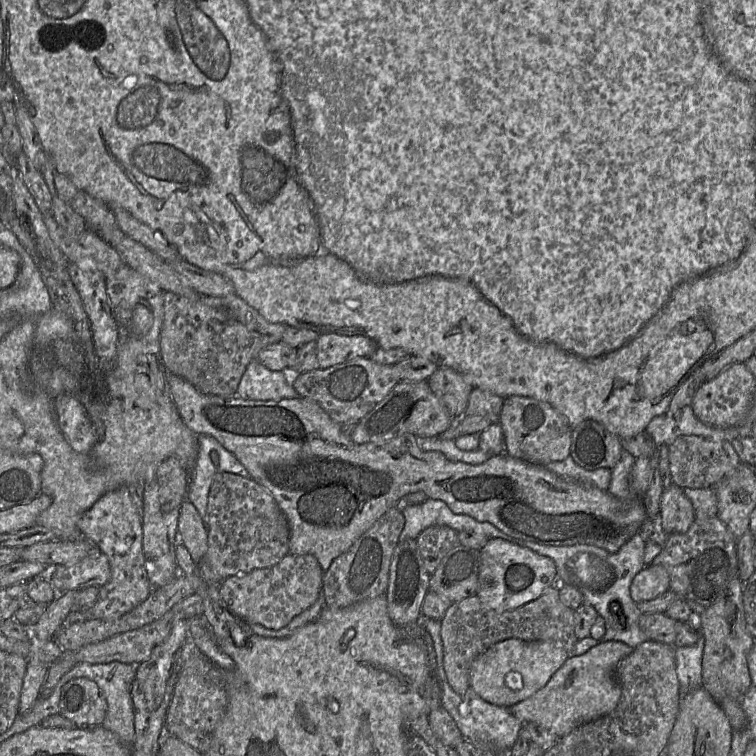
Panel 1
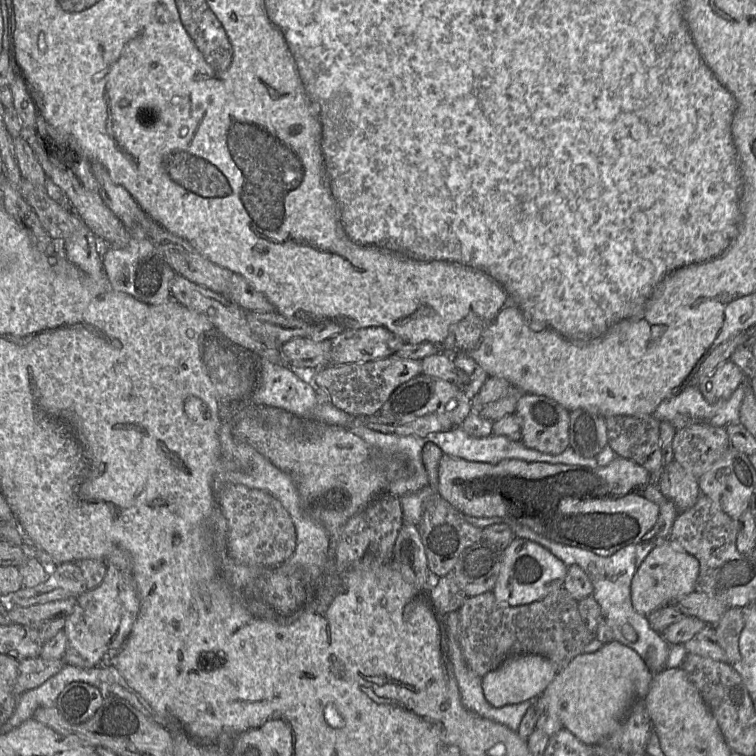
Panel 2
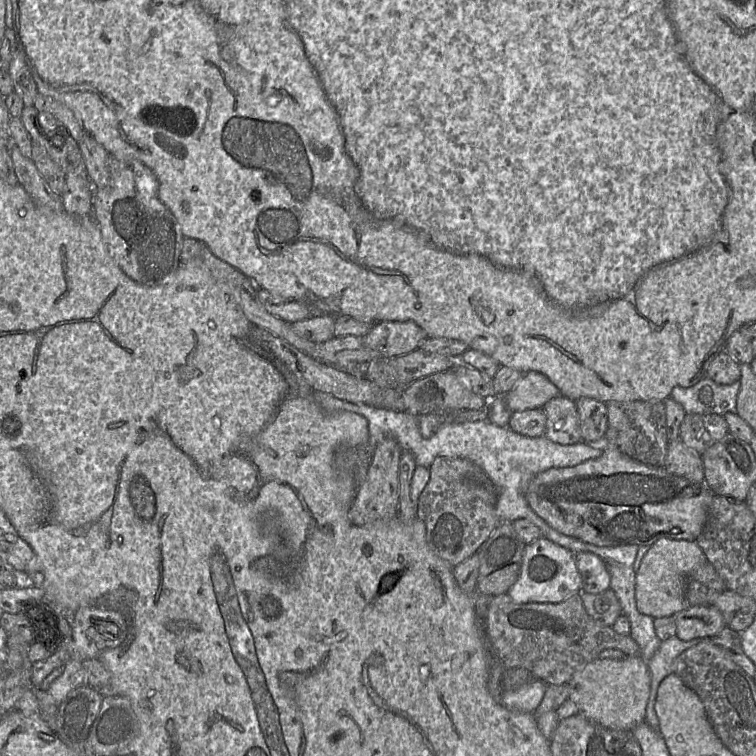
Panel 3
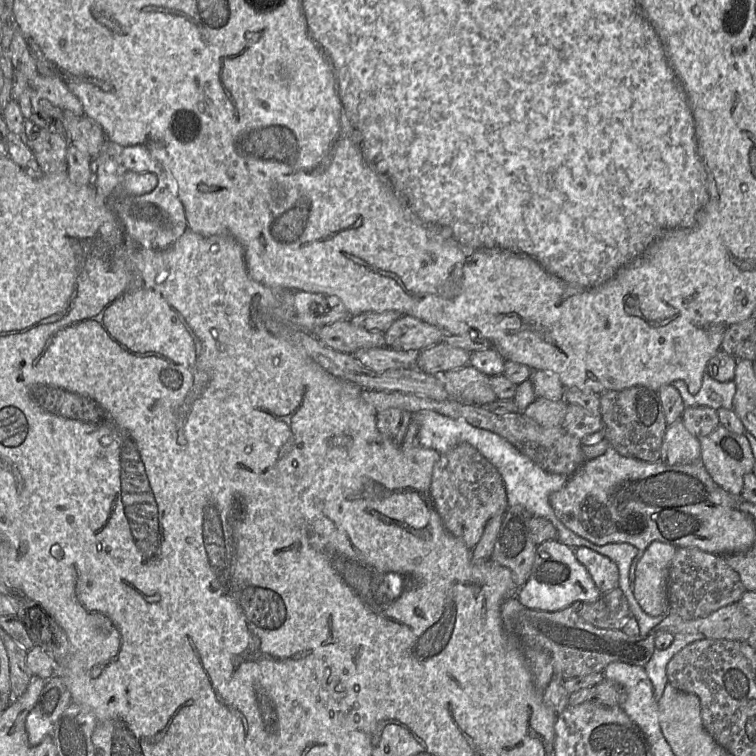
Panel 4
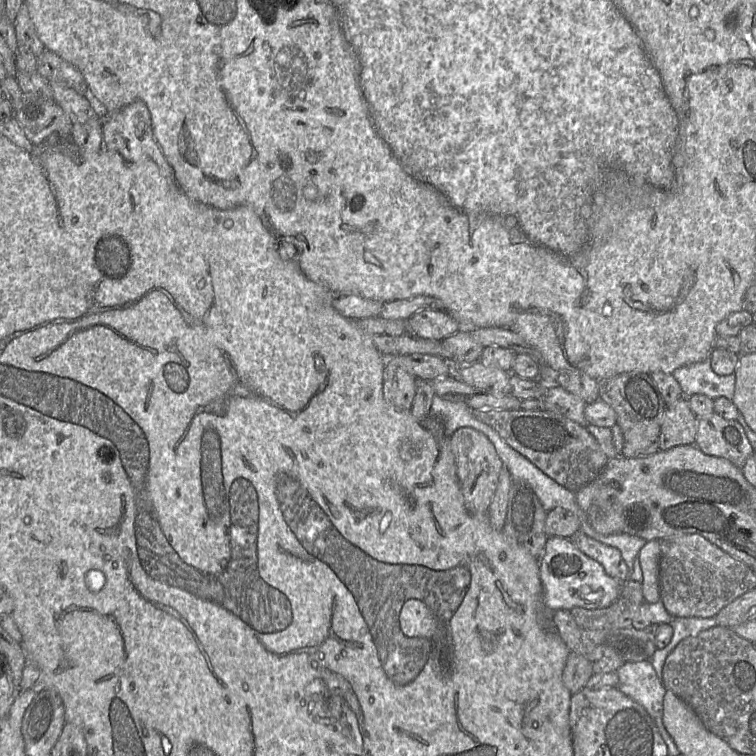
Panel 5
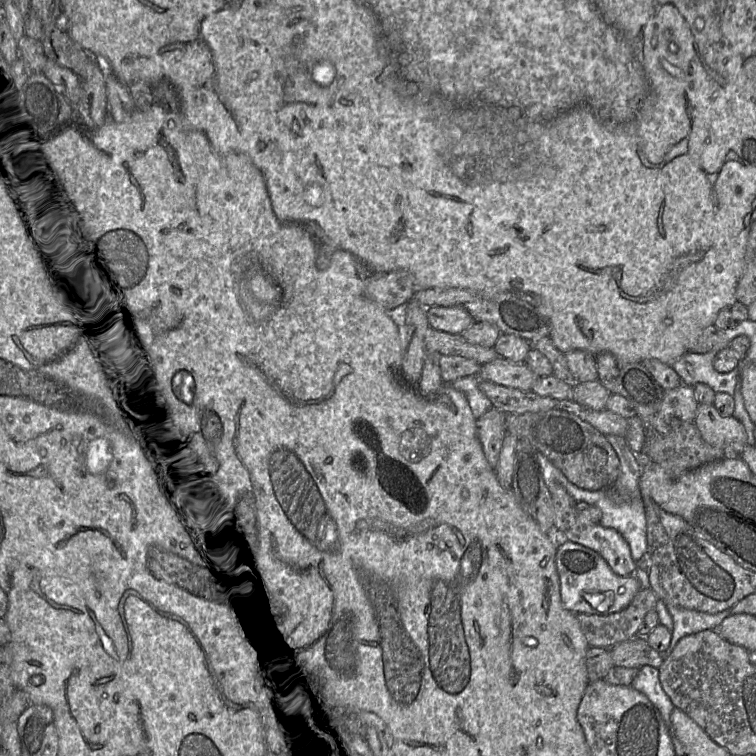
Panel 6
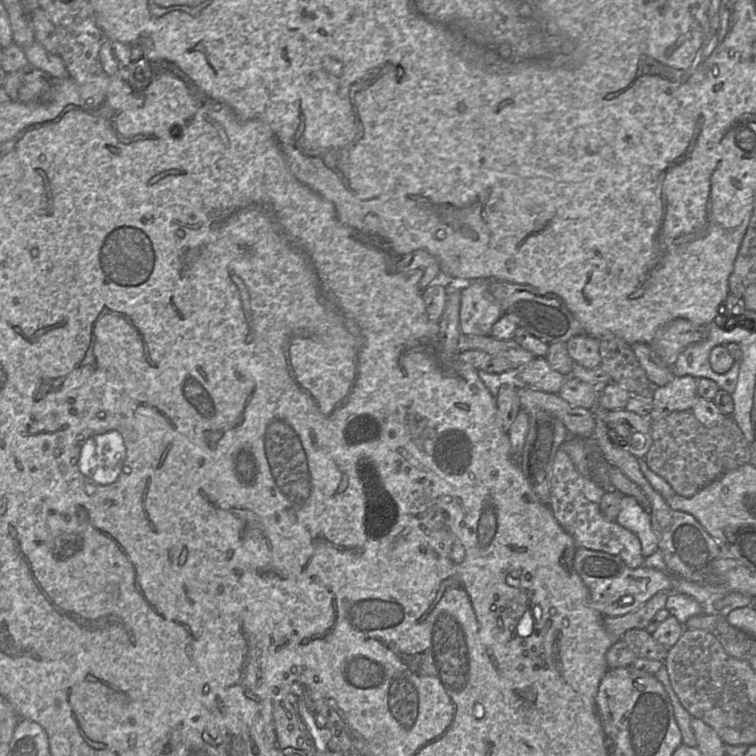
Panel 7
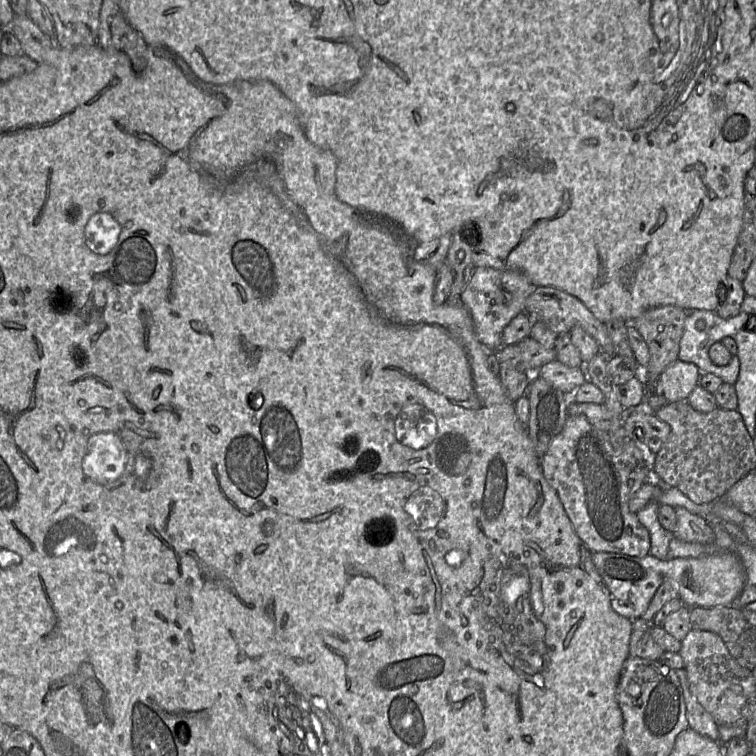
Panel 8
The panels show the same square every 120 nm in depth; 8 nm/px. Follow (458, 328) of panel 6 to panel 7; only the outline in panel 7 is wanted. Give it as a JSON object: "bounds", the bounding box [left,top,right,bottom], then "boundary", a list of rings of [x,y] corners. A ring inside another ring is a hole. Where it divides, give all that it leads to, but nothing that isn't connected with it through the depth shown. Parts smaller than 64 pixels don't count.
{"bounds":[459,281,502,336],"boundary":[[[473,281],[461,290],[459,328],[462,334],[488,336],[493,324],[502,315],[499,301],[488,290],[488,281]]]}

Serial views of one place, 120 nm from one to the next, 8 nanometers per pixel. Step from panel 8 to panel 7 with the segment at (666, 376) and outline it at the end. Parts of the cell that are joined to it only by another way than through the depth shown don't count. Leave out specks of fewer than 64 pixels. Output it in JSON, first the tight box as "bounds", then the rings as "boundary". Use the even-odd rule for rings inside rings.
{"bounds":[648,376,697,421],"boundary":[[[675,376],[672,381],[654,390],[653,408],[648,417],[655,421],[674,411],[691,411],[697,396],[696,378]]]}

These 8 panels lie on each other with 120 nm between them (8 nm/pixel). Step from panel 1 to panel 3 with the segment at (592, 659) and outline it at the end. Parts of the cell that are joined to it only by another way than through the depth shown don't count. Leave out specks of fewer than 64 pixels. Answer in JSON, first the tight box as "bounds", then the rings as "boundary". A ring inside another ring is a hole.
{"bounds":[569,656,651,731],"boundary":[[[626,656],[622,659],[598,658],[576,672],[570,681],[569,699],[575,702],[579,713],[597,724],[615,730],[632,731],[645,722],[646,707],[651,691],[651,674],[642,656]]]}

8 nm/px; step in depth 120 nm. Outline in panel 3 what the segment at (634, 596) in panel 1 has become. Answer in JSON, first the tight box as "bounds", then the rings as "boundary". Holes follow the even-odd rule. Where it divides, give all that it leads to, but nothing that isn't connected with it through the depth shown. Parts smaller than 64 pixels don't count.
{"bounds":[635,539,707,618],"boundary":[[[657,539],[641,560],[635,577],[637,610],[653,618],[673,616],[689,607],[686,599],[687,582],[690,575],[707,561],[702,549],[695,541]]]}

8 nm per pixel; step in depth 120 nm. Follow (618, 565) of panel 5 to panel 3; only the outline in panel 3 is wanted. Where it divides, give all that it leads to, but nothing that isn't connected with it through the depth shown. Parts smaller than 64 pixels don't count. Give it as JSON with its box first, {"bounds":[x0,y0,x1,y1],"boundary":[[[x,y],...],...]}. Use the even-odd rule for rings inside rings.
{"bounds":[575,553,610,594],"boundary":[[[594,553],[575,554],[577,569],[582,578],[581,592],[597,594],[609,589],[610,574],[604,561]]]}

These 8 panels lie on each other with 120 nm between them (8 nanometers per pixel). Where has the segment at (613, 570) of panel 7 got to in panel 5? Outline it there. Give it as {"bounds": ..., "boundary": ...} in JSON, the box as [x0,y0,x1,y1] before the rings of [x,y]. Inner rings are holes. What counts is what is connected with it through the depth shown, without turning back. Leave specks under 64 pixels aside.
{"bounds":[539,537,621,611],"boundary":[[[548,537],[539,559],[539,576],[545,606],[551,611],[570,611],[575,607],[590,610],[606,608],[621,592],[619,581],[607,575],[600,563],[581,552],[571,540],[563,537]]]}

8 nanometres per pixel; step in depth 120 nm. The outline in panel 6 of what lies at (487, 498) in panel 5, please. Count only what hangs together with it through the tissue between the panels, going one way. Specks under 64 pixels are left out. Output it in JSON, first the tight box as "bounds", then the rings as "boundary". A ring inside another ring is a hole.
{"bounds":[476,407,507,469],"boundary":[[[492,407],[476,422],[477,436],[481,442],[485,457],[492,468],[496,469],[507,434],[505,424],[506,413]]]}

